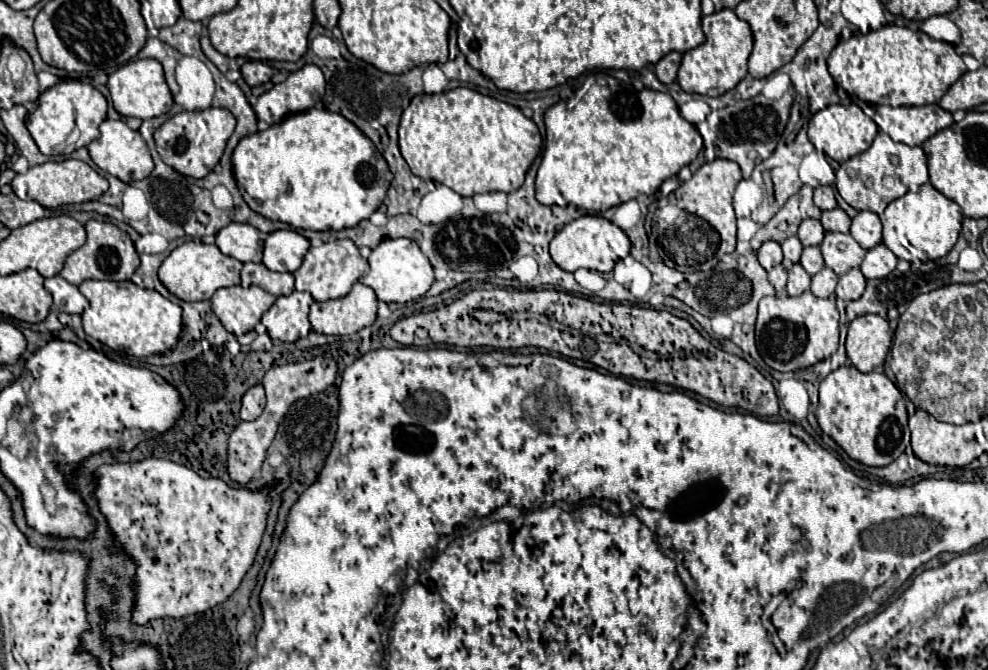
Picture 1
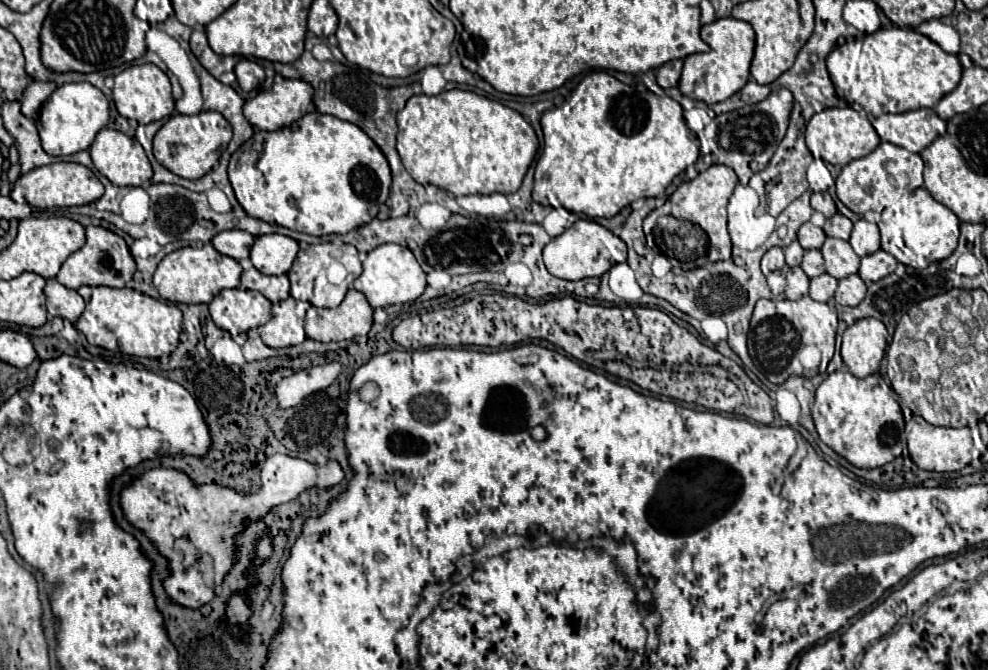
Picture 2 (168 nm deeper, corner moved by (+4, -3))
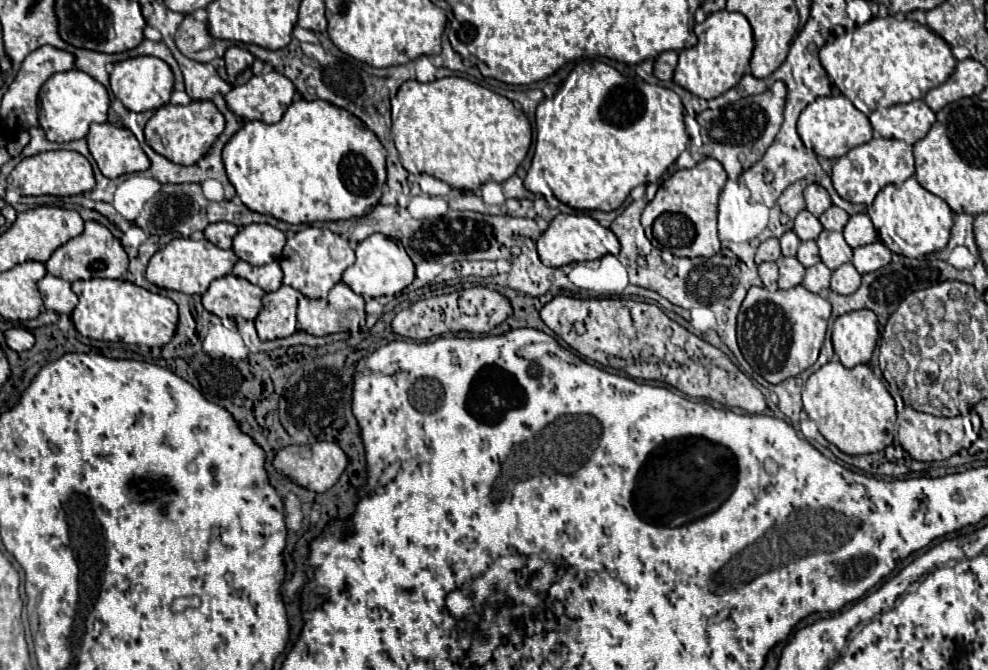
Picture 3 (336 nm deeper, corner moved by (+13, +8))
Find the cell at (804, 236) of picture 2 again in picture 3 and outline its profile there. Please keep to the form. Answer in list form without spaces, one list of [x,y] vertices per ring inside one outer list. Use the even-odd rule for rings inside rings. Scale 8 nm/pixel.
[[[802,210],[796,216],[796,220],[794,220],[794,234],[800,240],[814,240],[820,232],[822,232],[822,224],[818,222],[818,218],[814,214],[810,214],[808,210]]]

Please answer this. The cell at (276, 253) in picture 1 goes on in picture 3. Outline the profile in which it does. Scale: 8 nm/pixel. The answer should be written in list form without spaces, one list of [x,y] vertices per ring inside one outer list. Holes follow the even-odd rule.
[[[250,224],[240,228],[234,236],[232,250],[240,260],[252,266],[262,266],[278,260],[284,244],[286,236],[278,228],[270,224]]]

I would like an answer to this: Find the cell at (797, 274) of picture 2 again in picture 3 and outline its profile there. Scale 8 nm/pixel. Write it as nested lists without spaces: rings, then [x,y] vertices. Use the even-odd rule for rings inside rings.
[[[788,256],[788,258],[780,258],[778,260],[778,268],[780,268],[780,278],[778,278],[778,286],[780,288],[792,288],[792,286],[798,286],[804,278],[804,266]]]

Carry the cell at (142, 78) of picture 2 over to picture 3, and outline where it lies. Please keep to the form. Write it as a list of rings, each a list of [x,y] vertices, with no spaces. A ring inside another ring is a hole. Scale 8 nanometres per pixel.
[[[136,56],[128,58],[124,62],[116,62],[114,70],[110,74],[110,88],[114,96],[132,112],[144,112],[144,110],[156,110],[164,104],[168,104],[170,94],[174,86],[174,76],[170,66],[154,56]]]

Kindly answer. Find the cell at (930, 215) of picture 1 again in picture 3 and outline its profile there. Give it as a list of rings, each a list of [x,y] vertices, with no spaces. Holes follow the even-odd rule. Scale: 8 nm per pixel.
[[[912,176],[902,186],[886,186],[878,192],[874,202],[868,206],[868,216],[878,232],[878,238],[896,254],[906,258],[920,258],[930,252],[938,252],[948,244],[954,212],[950,206],[924,190]]]

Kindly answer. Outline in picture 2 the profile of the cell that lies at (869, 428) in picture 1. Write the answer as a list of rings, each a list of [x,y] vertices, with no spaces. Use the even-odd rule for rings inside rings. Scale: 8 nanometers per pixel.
[[[847,369],[831,373],[815,391],[811,415],[821,441],[855,467],[881,467],[897,459],[903,451],[903,413],[895,391],[883,381],[879,373],[865,379],[851,375]]]

